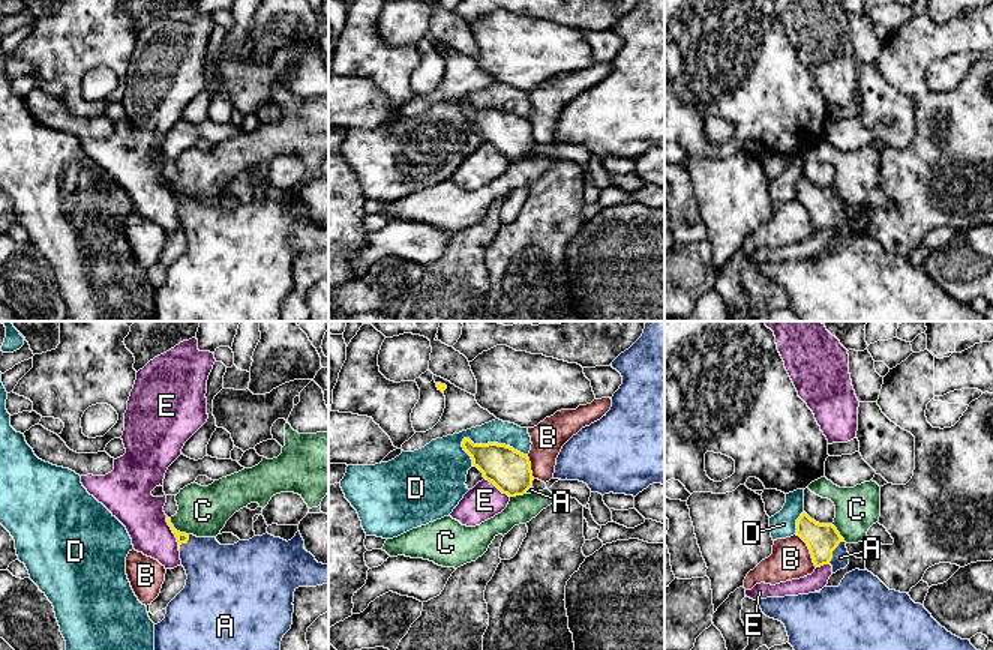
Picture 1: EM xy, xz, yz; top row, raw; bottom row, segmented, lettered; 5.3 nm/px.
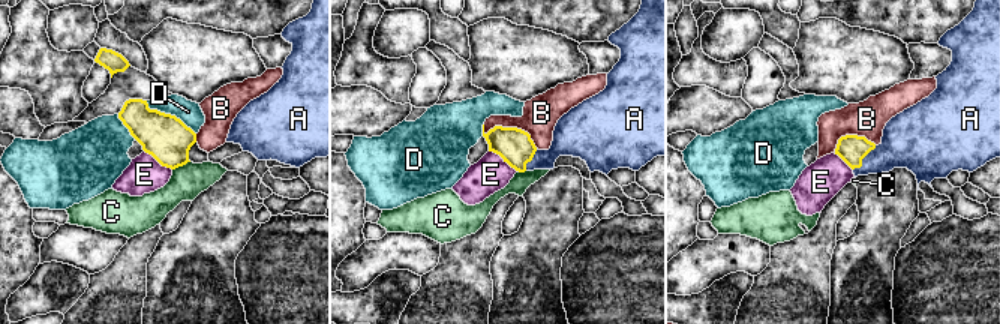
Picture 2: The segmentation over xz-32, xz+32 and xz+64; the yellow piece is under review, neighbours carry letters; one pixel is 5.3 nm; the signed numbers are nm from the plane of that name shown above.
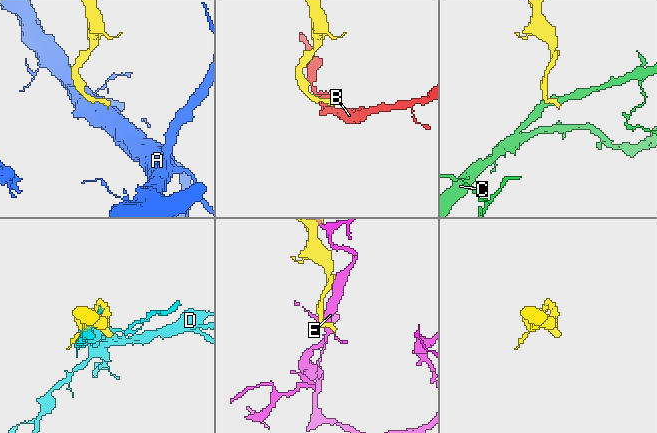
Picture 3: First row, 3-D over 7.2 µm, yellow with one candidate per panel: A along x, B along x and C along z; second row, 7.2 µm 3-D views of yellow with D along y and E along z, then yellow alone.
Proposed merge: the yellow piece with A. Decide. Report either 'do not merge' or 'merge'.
merge

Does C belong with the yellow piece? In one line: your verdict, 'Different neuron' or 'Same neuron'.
Different neuron

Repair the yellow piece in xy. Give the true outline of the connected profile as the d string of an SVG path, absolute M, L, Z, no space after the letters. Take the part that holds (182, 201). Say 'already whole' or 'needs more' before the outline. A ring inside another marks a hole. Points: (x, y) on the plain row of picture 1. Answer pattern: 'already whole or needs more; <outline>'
needs more; M166 180L178 206L182 230L188 243L184 252L168 267L165 282L154 288L154 321L282 321L280 305L291 293L294 255L328 246L328 228L318 227L304 213L300 195L291 204L268 197L220 209L216 201L180 197Z

